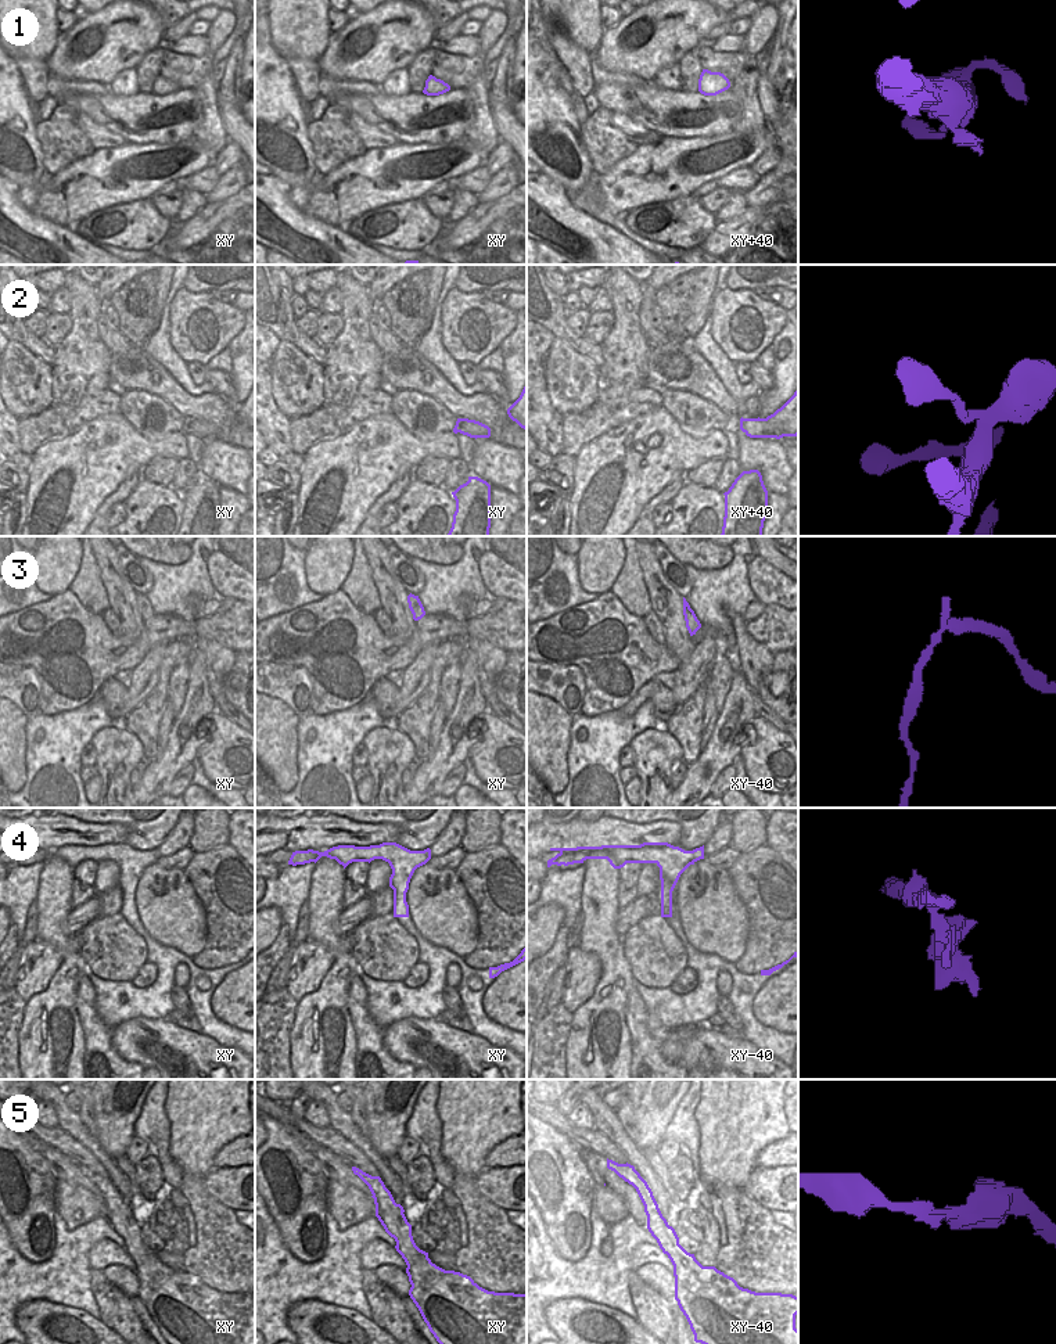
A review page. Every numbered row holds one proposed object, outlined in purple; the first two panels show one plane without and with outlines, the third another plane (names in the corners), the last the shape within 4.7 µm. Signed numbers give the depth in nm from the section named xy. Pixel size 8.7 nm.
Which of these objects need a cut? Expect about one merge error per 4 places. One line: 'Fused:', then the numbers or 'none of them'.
Fused: 3

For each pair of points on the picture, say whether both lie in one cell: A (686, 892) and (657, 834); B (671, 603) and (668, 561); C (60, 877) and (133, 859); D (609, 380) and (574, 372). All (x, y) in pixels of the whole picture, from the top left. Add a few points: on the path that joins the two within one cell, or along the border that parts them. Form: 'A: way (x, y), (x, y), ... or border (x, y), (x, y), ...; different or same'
A: border (693, 863), (681, 874), (672, 891), (671, 911); different
B: border (653, 552), (661, 574), (682, 597); different
C: border (43, 862), (57, 856), (72, 868); different
D: border (599, 367), (596, 401); different

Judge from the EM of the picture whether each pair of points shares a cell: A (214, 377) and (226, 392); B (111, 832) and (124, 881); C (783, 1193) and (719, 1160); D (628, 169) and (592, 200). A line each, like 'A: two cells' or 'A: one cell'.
A: one cell
B: one cell
C: two cells
D: two cells

